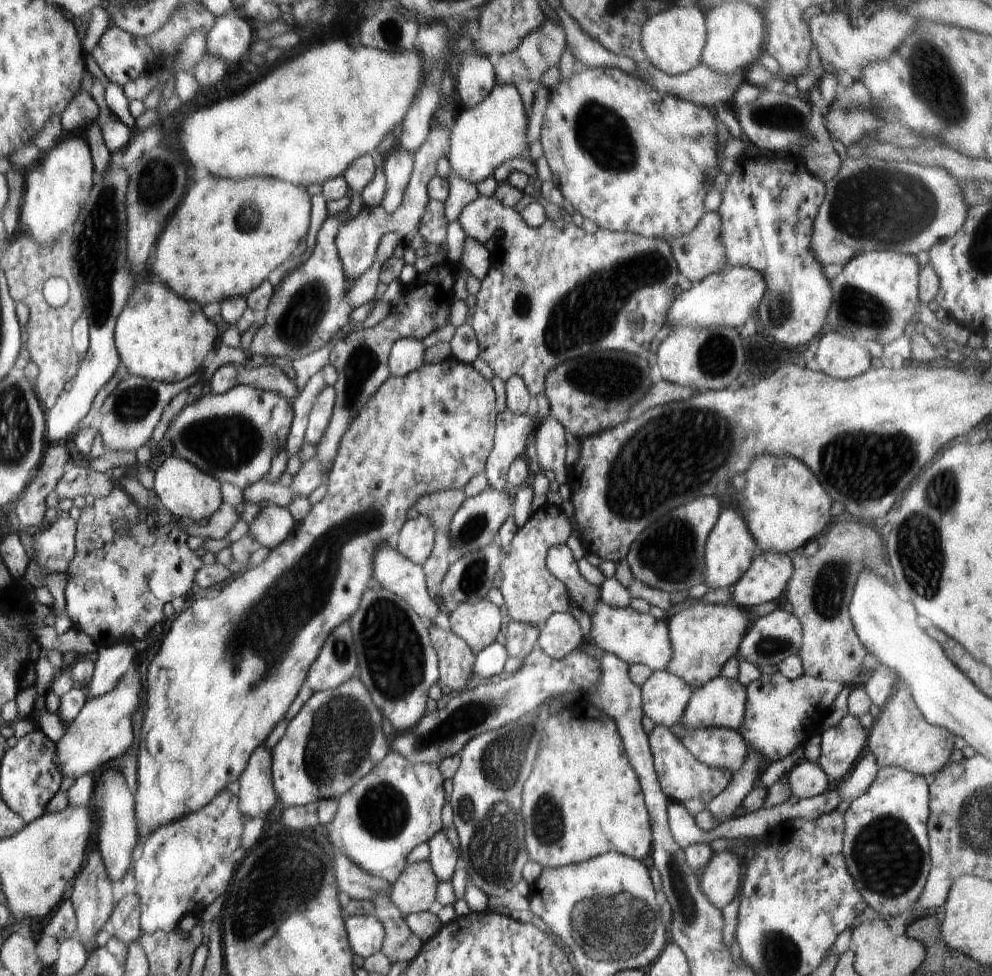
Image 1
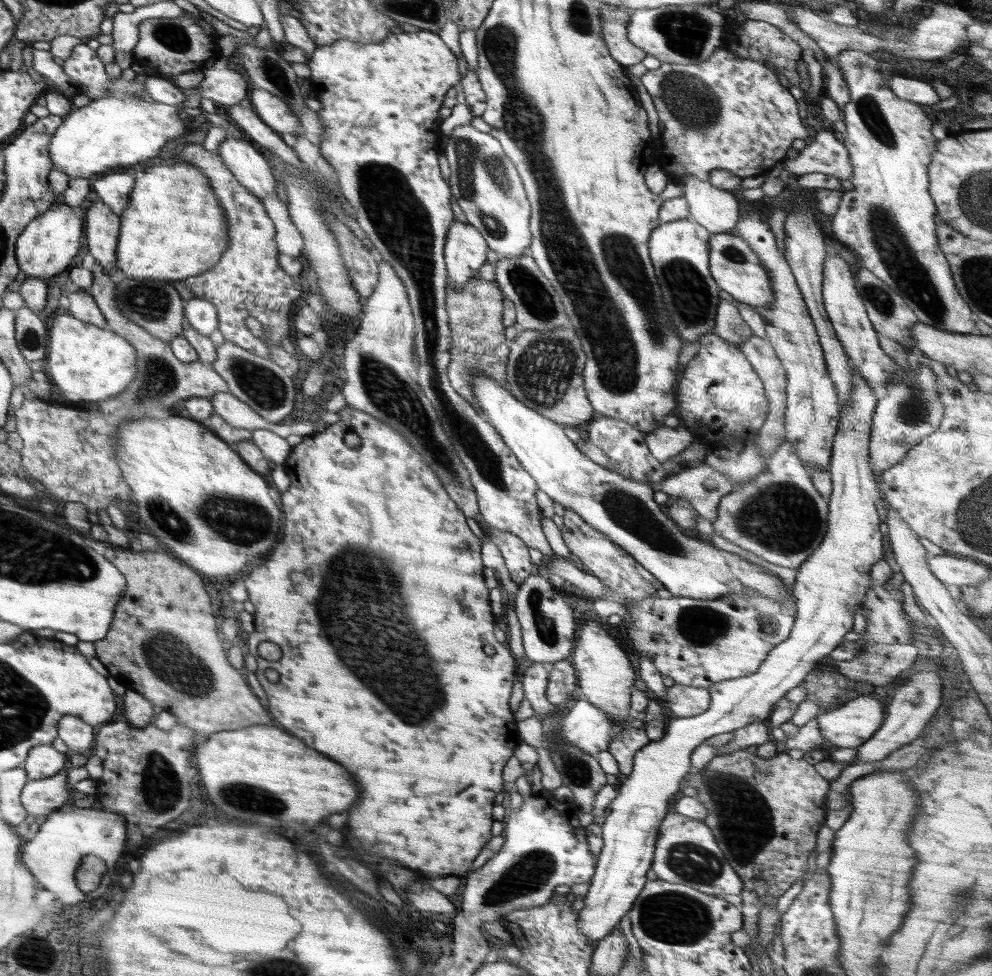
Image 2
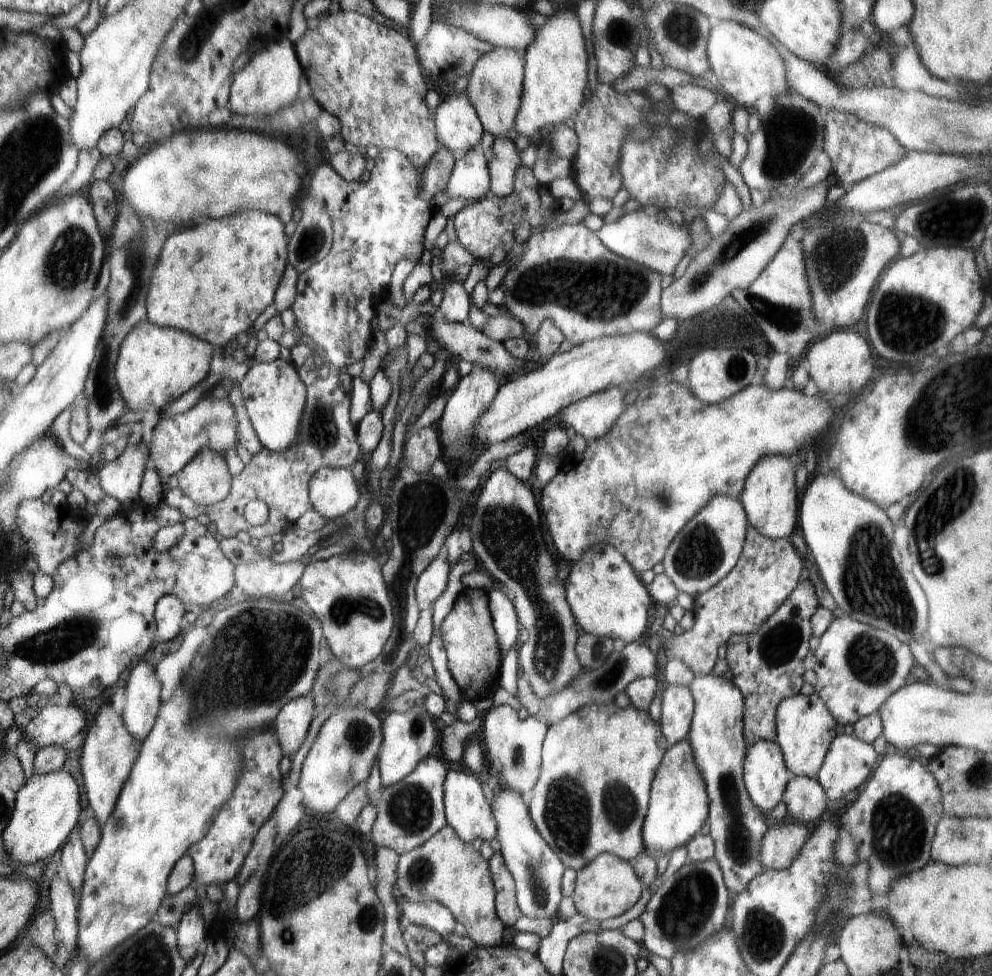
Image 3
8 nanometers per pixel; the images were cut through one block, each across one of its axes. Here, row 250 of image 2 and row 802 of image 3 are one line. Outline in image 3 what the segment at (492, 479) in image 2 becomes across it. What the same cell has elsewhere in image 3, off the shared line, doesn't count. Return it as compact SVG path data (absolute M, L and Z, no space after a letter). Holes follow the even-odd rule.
M430 754L402 780L383 787L370 836L376 847L391 848L400 856L420 846L447 825L443 784L449 772L448 765L441 755Z

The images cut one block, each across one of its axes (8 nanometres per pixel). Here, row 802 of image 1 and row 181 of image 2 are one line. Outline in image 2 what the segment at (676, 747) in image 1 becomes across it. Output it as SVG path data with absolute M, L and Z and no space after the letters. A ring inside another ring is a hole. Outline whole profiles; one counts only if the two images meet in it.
M724 47L713 52L708 60L702 61L702 64L662 63L660 68L646 72L646 74L640 77L640 80L642 81L642 84L644 84L644 88L646 88L648 94L652 97L659 116L662 130L662 146L669 154L668 162L665 164L667 176L672 178L672 180L680 181L682 184L690 177L696 177L700 180L707 181L710 172L714 169L727 170L742 179L748 176L768 176L773 167L787 158L786 152L790 150L794 139L809 139L809 134L806 131L807 127L804 125L804 114L801 112L801 102L797 101L790 93L787 84L783 79L771 68L762 64L762 62L736 56L736 54Z

